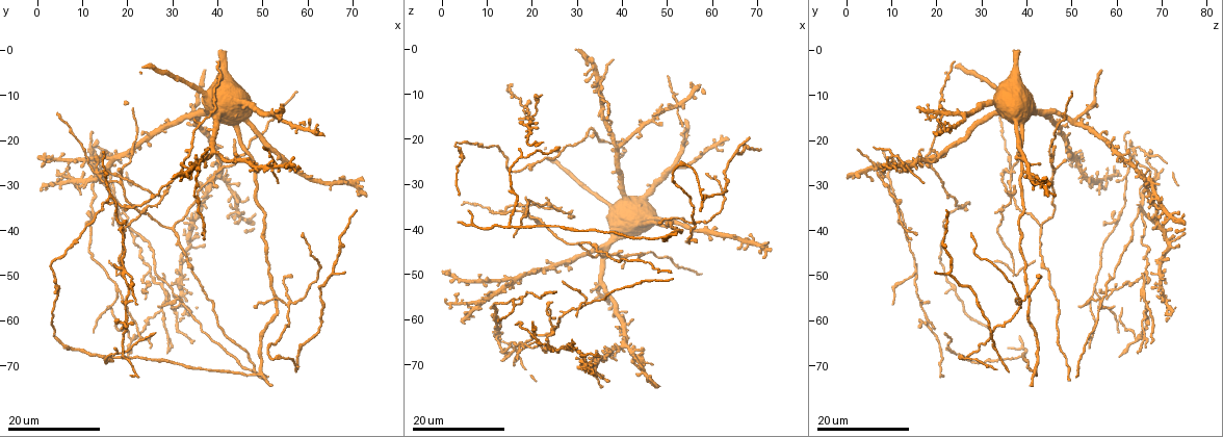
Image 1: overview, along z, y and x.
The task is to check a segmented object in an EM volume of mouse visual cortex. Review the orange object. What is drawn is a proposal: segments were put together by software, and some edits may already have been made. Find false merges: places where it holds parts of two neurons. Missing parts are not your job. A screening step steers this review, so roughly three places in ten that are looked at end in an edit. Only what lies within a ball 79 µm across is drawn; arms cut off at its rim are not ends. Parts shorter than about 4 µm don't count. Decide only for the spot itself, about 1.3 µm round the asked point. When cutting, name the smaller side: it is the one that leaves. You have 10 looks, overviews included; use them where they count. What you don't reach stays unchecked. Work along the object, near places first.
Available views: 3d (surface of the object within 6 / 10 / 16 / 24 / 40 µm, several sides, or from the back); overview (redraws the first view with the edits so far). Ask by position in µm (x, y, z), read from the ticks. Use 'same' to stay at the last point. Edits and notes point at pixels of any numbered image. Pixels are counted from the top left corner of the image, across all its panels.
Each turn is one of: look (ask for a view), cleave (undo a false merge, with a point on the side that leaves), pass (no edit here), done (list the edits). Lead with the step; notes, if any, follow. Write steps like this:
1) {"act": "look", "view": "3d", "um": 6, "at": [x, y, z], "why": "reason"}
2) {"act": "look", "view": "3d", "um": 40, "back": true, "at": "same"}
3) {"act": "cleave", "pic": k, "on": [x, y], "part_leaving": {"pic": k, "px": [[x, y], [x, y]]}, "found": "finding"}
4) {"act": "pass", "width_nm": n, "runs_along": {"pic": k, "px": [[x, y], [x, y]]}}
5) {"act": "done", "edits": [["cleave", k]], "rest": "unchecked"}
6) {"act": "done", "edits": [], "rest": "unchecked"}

{"act": "look", "view": "3d", "um": 24, "at": [56.5, 56.0, 38.5], "why": "three-way junction"}

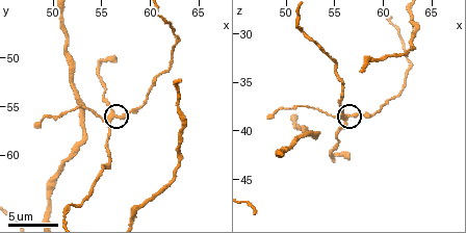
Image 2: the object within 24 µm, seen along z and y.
{"act": "look", "view": "3d", "um": 10, "at": [56.4, 56.0, 38.6]}

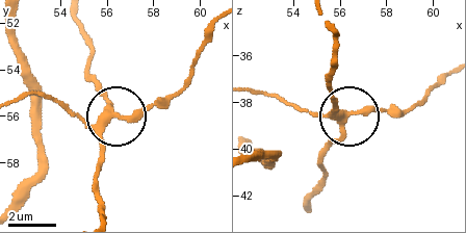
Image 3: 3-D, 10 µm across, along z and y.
{"act": "pass", "side_arm_um": 26, "runs_along": {"pic": 3, "px": [[18, 58], [33, 76], [87, 82], [123, 118], [169, 105]]}, "found": "all the same neuron"}

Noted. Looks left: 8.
{"act": "look", "view": "3d", "um": 10, "at": [54.8, 51.0, 42.6], "why": "thick turns thin"}

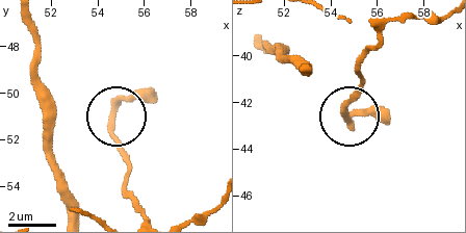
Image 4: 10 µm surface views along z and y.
{"act": "pass", "runs_along": {"pic": 4, "px": [[258, 39], [280, 54], [358, 66], [362, 80], [345, 113]]}, "found": "all the same neuron"}

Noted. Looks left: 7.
{"act": "look", "view": "3d", "um": 16, "at": [19.5, 49.0, 15.0]}

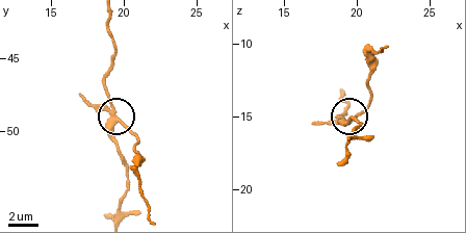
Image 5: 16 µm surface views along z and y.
{"act": "look", "view": "3d", "um": 10, "at": "same", "why": "zoom in"}

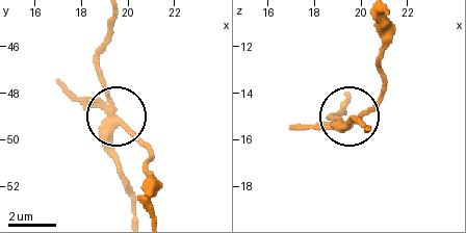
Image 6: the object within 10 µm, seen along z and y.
{"act": "cleave", "pic": 6, "on": [81, 100], "width_nm": 250, "part_leaving": {"pic": 6, "px": [[114, 115], [148, 151], [150, 215]]}, "found": "two neurons meet here"}

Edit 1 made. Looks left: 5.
{"act": "look", "view": "overview"}

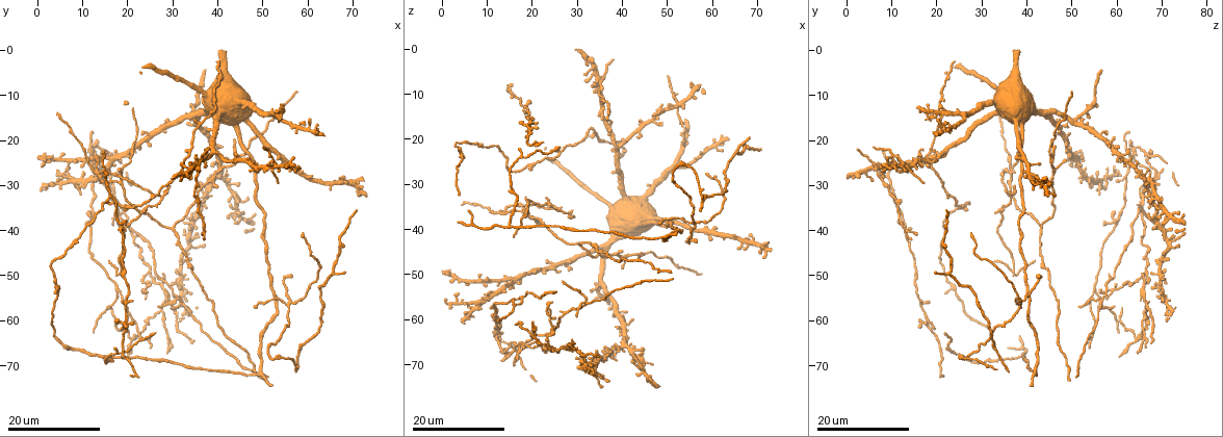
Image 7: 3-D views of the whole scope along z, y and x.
{"act": "look", "view": "3d", "um": 24, "at": [30.0, 39.5, 43.5], "why": "branch point"}

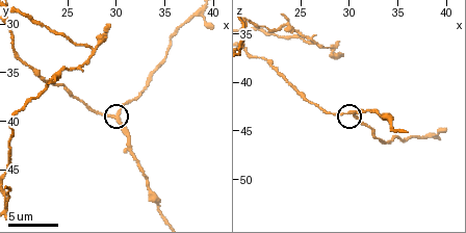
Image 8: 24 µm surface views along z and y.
{"act": "look", "view": "3d", "um": 10, "at": [30.0, 39.4, 43.0]}

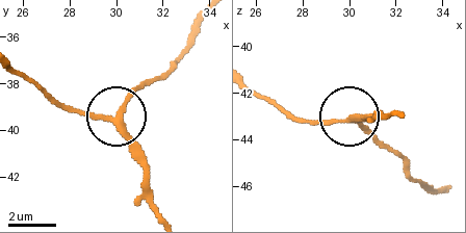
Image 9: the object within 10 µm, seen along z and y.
{"act": "pass", "arms": 3, "found": "one neuron here"}

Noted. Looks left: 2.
{"act": "look", "view": "3d", "um": 24, "at": [13.0, 27.5, 36.5], "why": "four or more arms meet"}

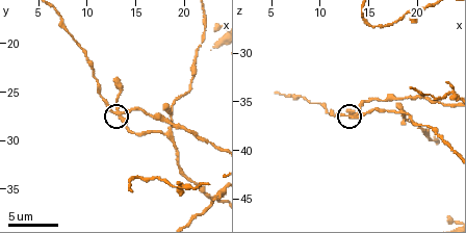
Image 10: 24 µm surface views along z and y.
{"act": "look", "view": "3d", "um": 6, "at": [13.2, 27.2, 36.6], "why": "closer look"}

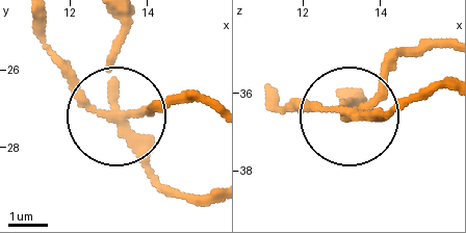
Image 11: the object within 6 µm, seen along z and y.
{"act": "cleave", "pic": 11, "on": [386, 59], "arms": 4, "part_leaving": {"pic": 11, "px": [[352, 106], [418, 53], [447, 47]]}, "found": "two neurons meet here"}

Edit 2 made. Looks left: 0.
{"act": "done", "edits": [["cleave", 6], ["cleave", 11]], "rest": "unchecked"}

